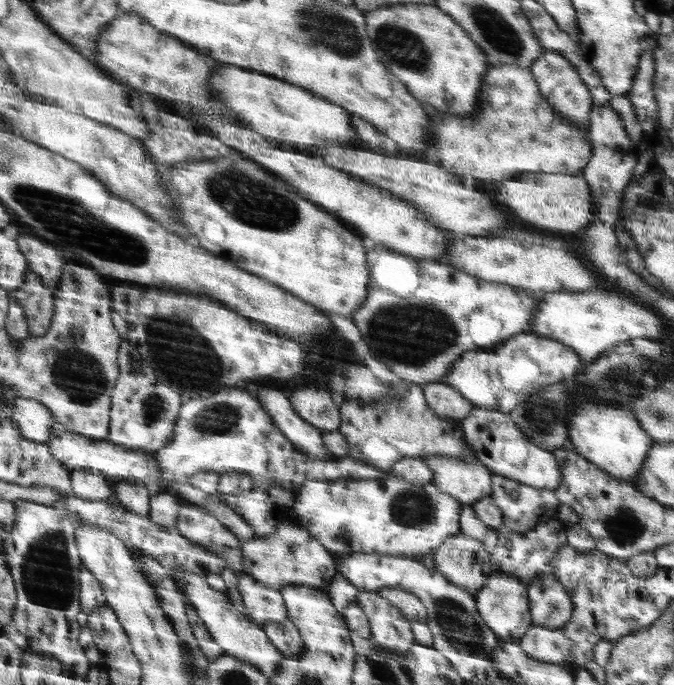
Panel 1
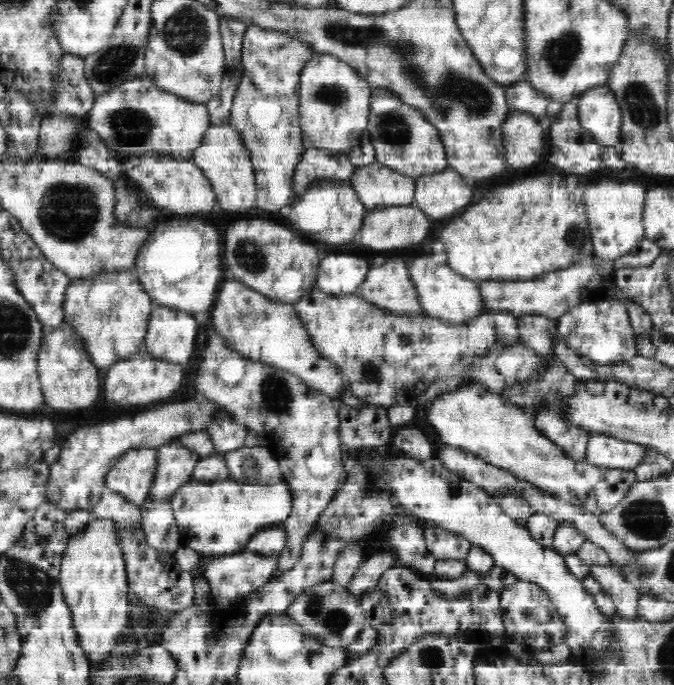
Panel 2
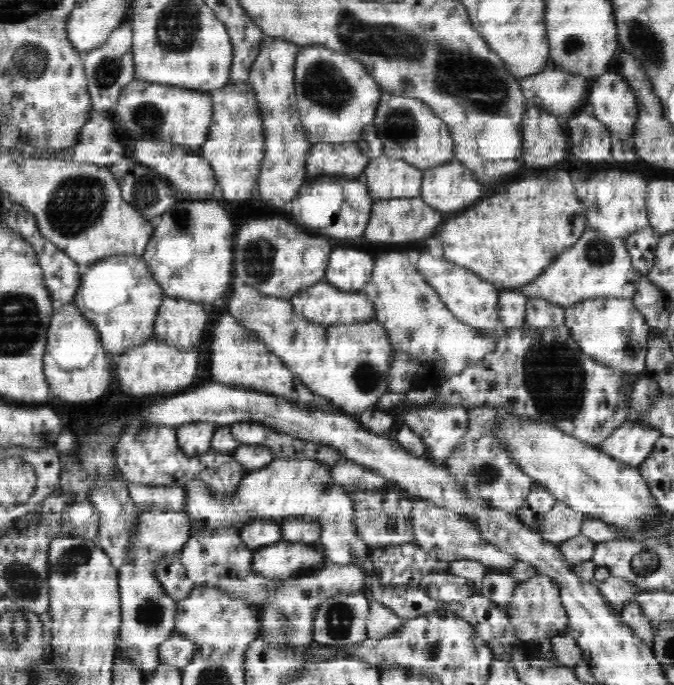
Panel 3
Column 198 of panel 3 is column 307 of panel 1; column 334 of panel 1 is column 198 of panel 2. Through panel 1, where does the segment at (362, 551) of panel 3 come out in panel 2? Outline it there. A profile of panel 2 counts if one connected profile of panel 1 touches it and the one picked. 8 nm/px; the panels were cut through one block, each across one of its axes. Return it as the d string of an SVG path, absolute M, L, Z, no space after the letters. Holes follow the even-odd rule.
M192 478L190 481L183 484L174 492L172 500L170 501L171 507L173 508L173 513L175 516L175 521L177 528L179 530L180 544L186 544L192 550L195 550L199 555L229 555L232 553L238 553L244 551L247 542L251 540L252 536L256 535L259 531L264 530L267 526L281 525L290 515L292 508L292 501L294 500L294 494L291 492L290 484L287 484L285 479L277 481L276 484L248 484L247 482L236 481L232 478L228 478L223 481L199 481Z

